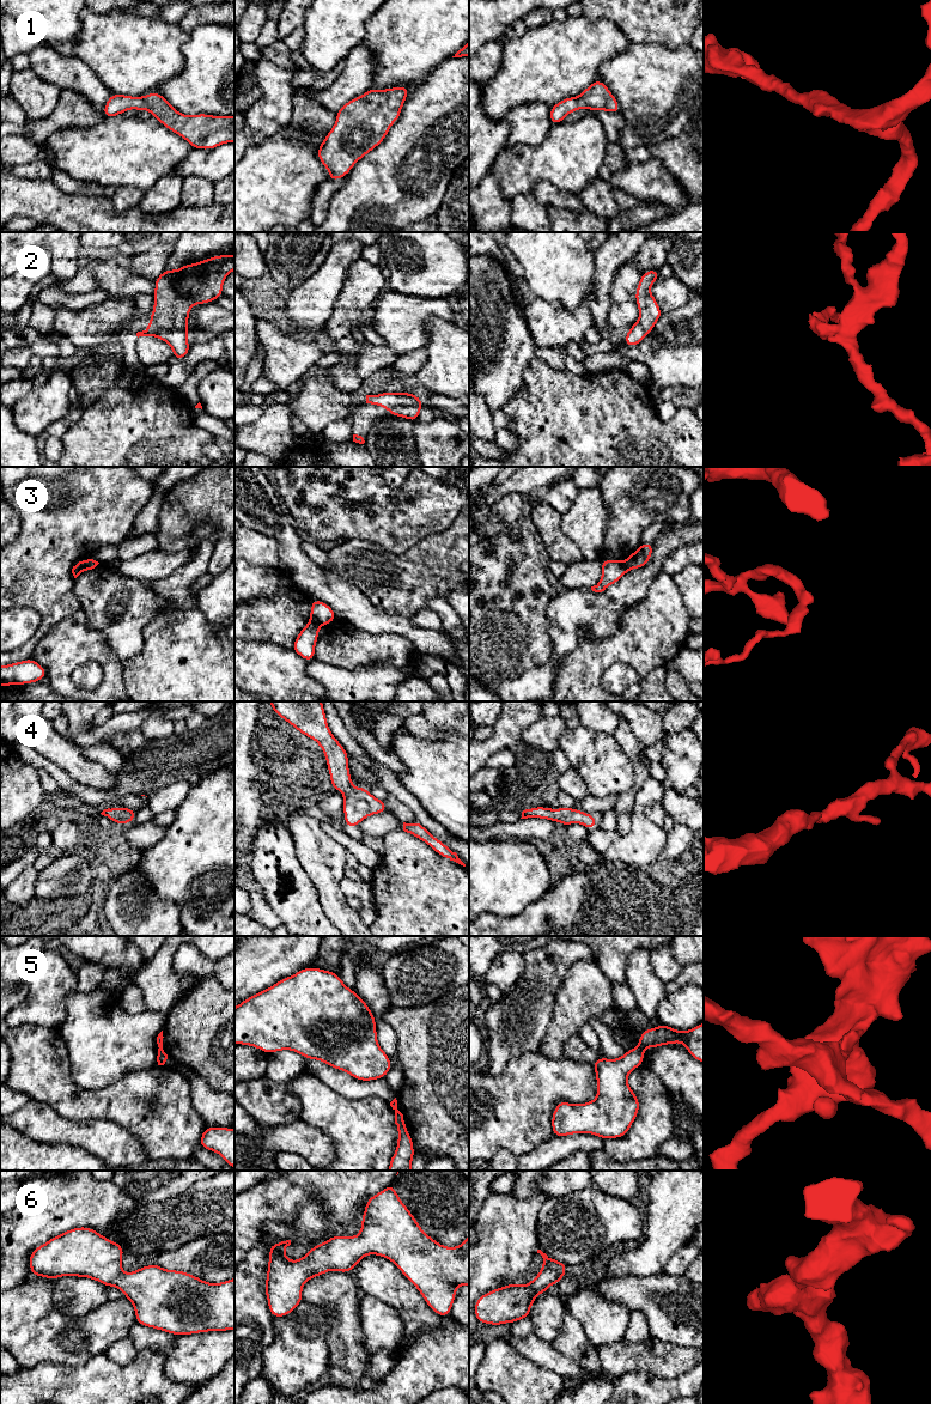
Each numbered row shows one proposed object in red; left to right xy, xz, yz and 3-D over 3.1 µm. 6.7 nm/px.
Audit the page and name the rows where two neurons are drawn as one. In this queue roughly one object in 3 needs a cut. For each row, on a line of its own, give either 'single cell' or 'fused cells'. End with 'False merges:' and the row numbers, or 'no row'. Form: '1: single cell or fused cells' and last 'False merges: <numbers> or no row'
1: single cell
2: single cell
3: fused cells
4: single cell
5: fused cells
6: single cell
False merges: 3, 5

